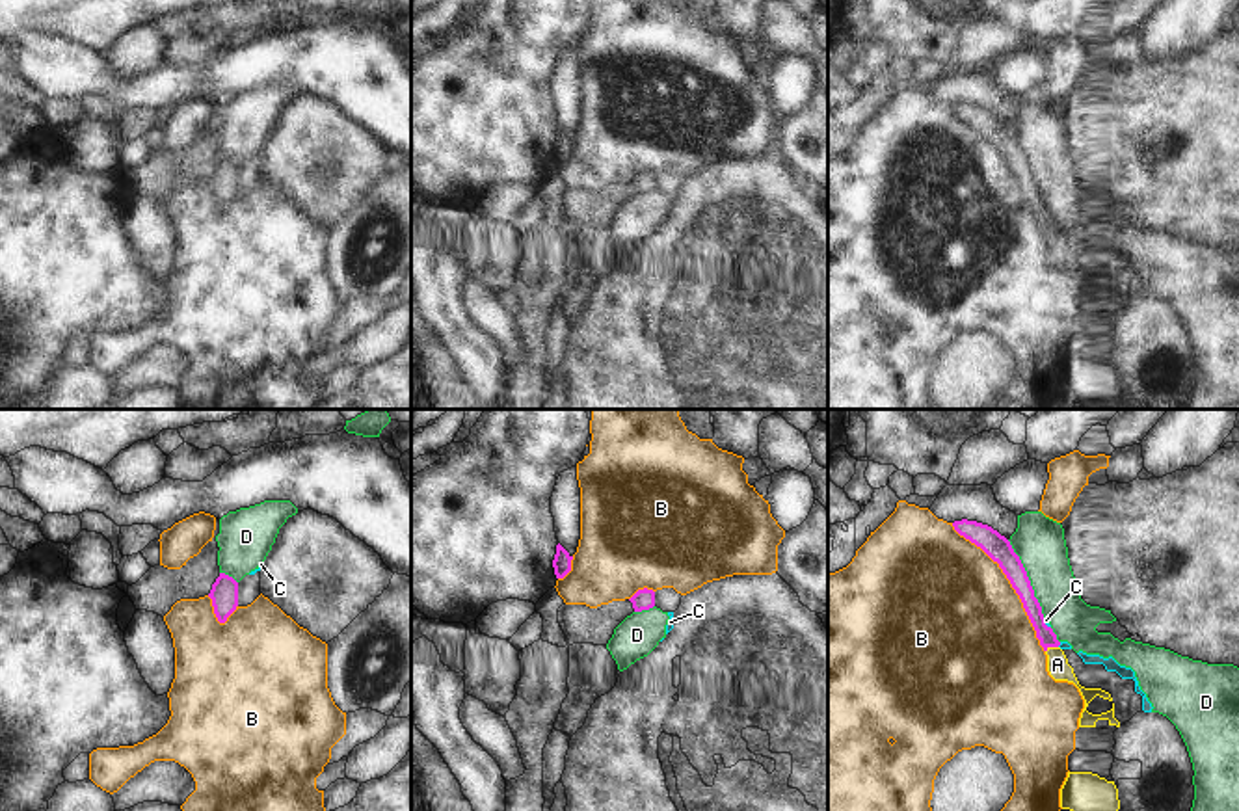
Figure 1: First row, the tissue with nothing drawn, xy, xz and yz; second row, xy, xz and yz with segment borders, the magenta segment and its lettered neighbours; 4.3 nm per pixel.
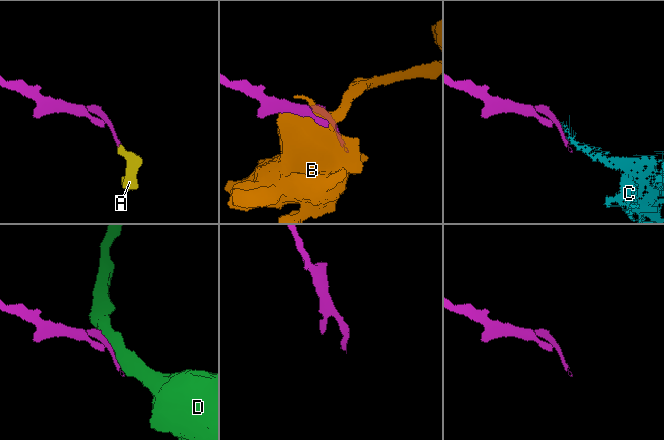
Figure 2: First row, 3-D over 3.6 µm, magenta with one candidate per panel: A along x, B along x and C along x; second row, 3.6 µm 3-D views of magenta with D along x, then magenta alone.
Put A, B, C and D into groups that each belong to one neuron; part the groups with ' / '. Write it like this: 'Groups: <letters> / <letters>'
Groups: A / B / C D.

